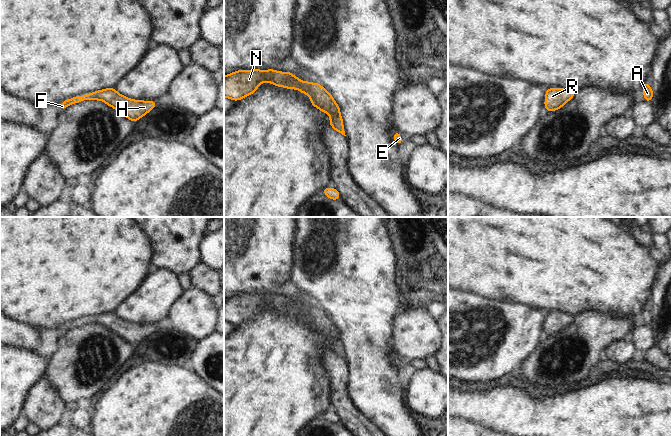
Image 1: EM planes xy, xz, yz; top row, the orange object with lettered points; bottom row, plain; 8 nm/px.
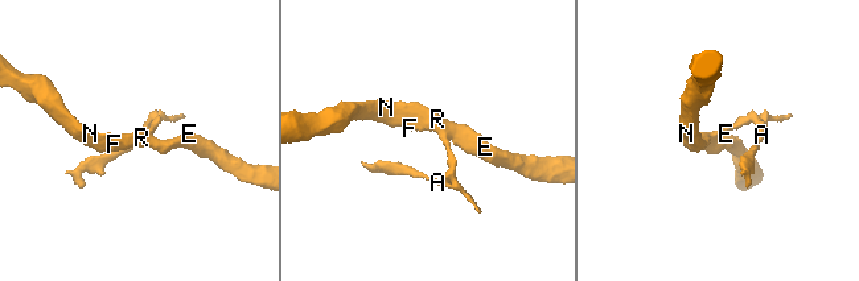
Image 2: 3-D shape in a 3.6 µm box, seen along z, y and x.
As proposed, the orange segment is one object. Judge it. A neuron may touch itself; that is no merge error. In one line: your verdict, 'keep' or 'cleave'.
keep

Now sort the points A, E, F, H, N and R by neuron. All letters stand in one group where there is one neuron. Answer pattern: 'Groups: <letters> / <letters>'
Groups: A E F H N R.

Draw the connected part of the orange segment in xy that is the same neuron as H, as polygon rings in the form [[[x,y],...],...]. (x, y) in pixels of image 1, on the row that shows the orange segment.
[[[106,88],[84,96],[67,99],[61,103],[59,109],[64,109],[83,100],[101,100],[135,123],[157,105],[155,101],[132,100],[122,96],[114,88]]]

